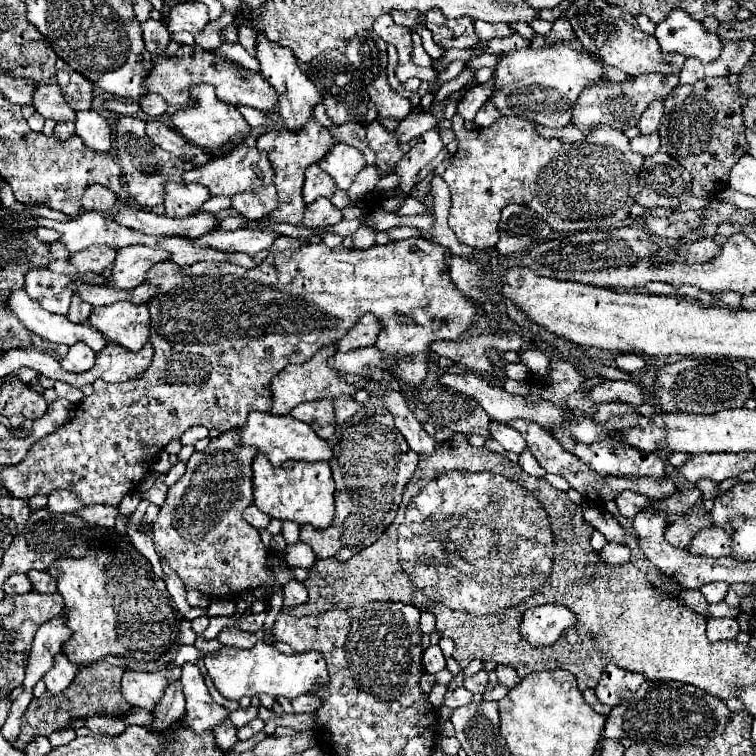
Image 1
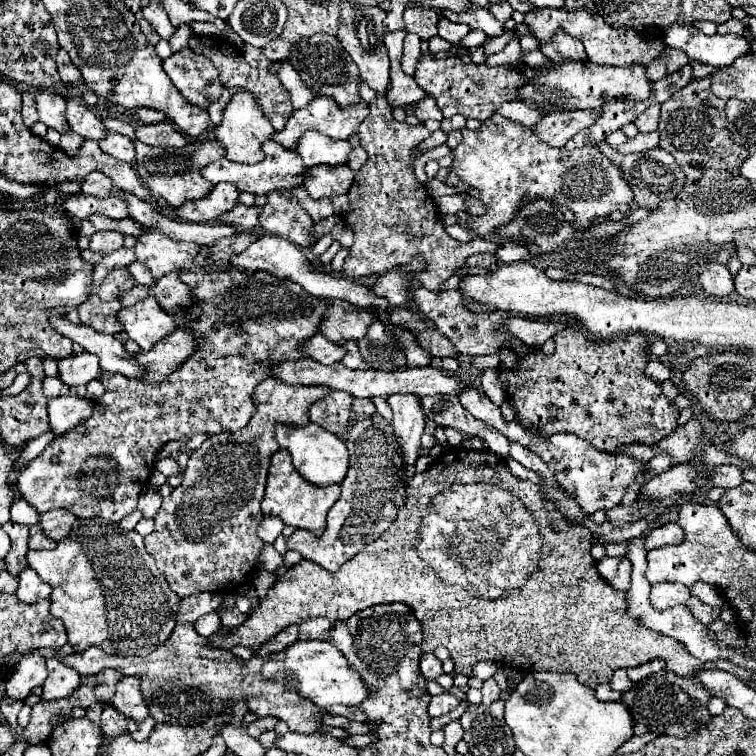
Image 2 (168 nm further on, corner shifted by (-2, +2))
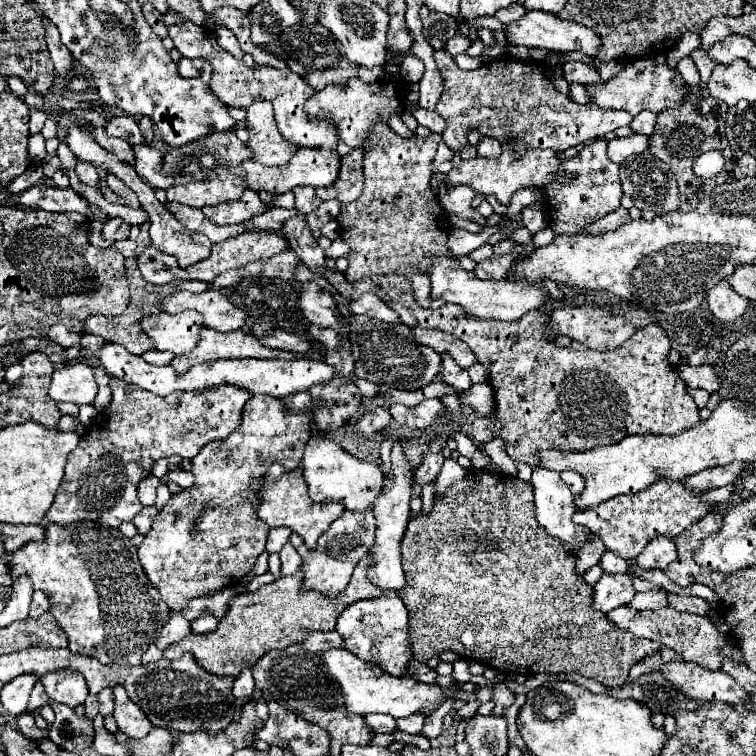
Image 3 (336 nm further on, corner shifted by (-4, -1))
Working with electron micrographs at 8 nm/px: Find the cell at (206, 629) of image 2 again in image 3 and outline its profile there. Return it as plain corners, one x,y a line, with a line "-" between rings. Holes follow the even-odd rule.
203,613
201,617
197,617
193,623
191,623
191,629
195,633
211,633
215,627
217,627
217,617
213,613

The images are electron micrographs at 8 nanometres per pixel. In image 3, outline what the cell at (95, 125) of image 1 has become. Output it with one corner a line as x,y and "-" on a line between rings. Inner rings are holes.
135,145
133,151
137,159
135,169
137,169
137,175
141,175
141,179
145,179
153,189
167,189
169,185
173,185
173,177
169,177
161,169
163,153
159,149
149,145

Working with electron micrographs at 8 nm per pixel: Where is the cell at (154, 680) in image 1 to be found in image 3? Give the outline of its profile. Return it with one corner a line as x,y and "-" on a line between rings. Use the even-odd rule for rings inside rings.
119,685
113,687
113,695
115,695
113,717
119,725
119,731
125,733
129,739
143,739
153,727
147,715
127,697
125,689
121,689

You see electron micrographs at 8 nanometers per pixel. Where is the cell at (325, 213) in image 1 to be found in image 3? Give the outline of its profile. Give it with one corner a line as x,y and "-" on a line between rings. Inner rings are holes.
297,187
293,189
293,195
295,195
295,209
303,215
311,213
317,205
321,205
321,199
309,187

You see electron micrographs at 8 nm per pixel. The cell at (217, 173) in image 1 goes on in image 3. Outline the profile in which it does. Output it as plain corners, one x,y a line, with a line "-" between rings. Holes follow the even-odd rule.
301,147
301,149
297,149
295,157
287,165
265,167
265,165
255,163
255,161
245,161
241,167
247,171
249,189
253,189
253,191
277,191
277,193
285,193
285,191
291,191
297,185
311,185
311,187
333,185
337,181
337,173
339,173
339,167
341,167
341,155
337,151

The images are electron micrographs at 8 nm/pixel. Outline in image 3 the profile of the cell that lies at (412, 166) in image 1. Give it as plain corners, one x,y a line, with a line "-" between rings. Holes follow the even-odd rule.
435,51
435,63
445,79
443,95
437,101
437,113
445,119
443,141
453,153
459,153
461,147
467,145
467,133
471,129
497,141
513,143
515,157
519,159
525,149
541,147
565,151
591,137
603,137
609,131
629,126
633,120
632,115
623,110
605,110
595,103
573,103
553,87
549,69
539,61
527,63
505,55
475,71
463,71
447,51

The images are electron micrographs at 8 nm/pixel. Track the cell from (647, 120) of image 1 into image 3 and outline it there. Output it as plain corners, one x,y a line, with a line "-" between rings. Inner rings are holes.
641,111
633,121
631,121
631,129
633,133
641,133
641,135
651,135
655,129
655,119
657,115
651,111

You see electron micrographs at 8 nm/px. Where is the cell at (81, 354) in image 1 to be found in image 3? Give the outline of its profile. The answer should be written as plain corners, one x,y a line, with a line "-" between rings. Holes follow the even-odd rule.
79,361
63,369
55,369
49,387
49,397
57,403
91,405
97,397
97,383
93,379
93,367

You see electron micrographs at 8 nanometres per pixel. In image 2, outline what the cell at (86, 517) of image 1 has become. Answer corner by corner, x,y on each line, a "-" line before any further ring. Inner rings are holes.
51,510
41,514
41,528
45,530
45,534
49,534
55,540
65,538
71,532
71,526
77,522
75,514
67,514
65,510

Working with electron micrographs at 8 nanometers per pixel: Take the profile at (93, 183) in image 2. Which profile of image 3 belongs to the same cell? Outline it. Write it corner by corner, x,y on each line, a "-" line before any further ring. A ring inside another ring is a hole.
77,161
75,173
77,173
79,181
85,183
85,185
97,185
99,183
99,171
97,171
97,167
89,165
87,161

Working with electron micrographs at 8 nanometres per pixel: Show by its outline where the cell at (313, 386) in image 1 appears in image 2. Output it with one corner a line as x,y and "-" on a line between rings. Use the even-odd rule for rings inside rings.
267,378
253,392
253,402
257,404
257,410
249,424
235,434
223,432
209,436
191,454
183,482
173,488
167,498
163,498
159,512
155,514
155,530
145,536
145,550
155,558
157,568
165,574
171,590
177,596
185,598
203,590
217,594
235,594
235,590
247,586
251,578
259,572
259,554
265,546
265,542
257,536
257,526
263,518
261,500
265,492
269,458
279,450
273,426
277,422
299,426
307,424
309,406
315,400
325,398
329,392
331,388
325,386
287,386
277,378

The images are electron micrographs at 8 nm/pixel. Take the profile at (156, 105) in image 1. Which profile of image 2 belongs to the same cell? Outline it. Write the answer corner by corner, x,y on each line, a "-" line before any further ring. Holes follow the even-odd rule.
139,108
137,110
137,116
143,124
151,124
151,122
163,122
167,116
159,114
157,110
151,110
151,108

